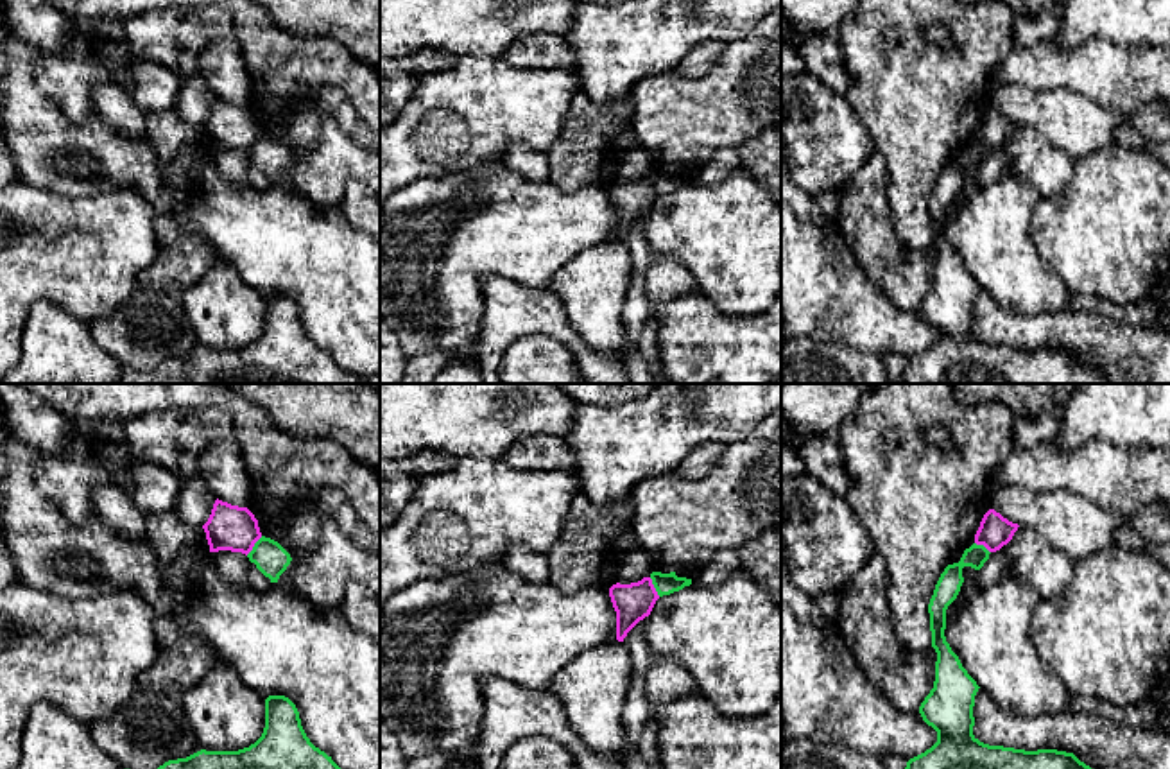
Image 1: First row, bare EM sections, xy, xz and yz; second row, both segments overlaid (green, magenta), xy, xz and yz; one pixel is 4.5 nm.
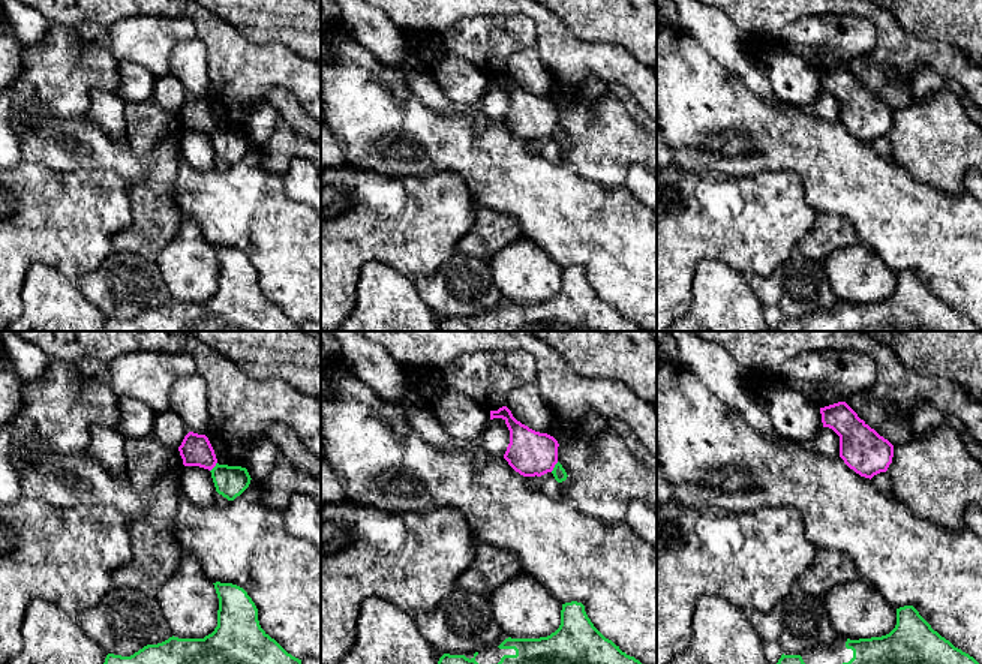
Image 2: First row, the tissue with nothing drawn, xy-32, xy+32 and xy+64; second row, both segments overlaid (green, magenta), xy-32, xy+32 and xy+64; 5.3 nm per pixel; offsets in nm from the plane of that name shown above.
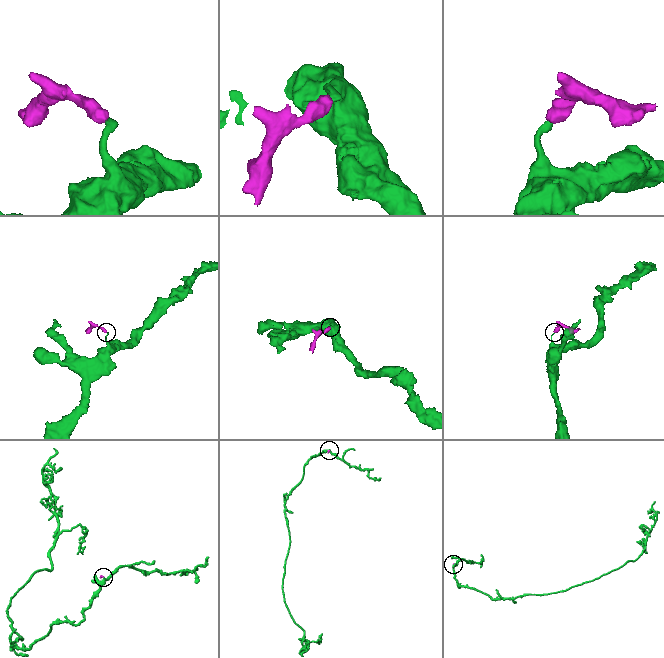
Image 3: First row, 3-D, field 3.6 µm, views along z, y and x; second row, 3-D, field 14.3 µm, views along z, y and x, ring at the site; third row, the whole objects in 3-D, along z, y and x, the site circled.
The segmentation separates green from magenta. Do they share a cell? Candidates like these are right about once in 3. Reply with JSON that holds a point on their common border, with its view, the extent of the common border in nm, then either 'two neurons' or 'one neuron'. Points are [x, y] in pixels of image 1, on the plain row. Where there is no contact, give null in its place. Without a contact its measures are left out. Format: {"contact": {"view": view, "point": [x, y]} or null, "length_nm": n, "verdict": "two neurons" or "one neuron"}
{"contact": {"view": "xy", "point": [255, 144]}, "length_nm": 120, "verdict": "two neurons"}

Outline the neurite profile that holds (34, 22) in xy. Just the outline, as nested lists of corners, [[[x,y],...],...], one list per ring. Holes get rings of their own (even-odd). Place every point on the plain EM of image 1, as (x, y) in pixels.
[[[0,0],[11,34],[36,50],[59,52],[70,20],[48,0]]]

